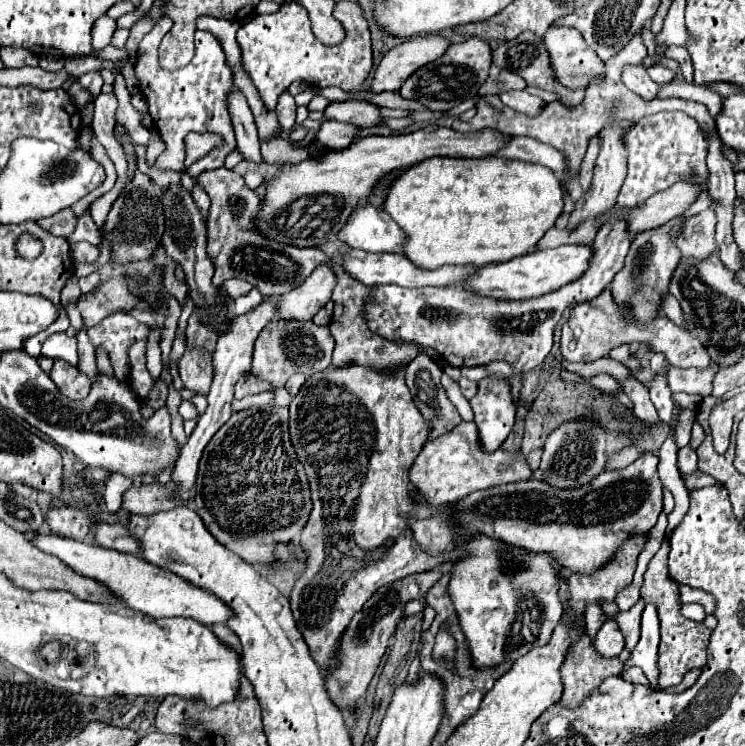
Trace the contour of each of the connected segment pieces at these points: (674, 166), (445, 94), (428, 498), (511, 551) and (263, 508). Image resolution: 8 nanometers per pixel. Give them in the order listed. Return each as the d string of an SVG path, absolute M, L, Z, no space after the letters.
M655 113L643 117L637 127L627 133L627 151L629 151L629 173L617 197L617 203L623 207L637 207L641 201L647 201L651 195L665 191L677 181L685 181L695 173L699 179L707 179L707 143L703 139L701 127L689 115L675 113Z
M467 39L463 43L453 43L439 59L427 63L425 67L419 67L411 77L407 77L407 81L399 89L399 95L403 99L419 101L431 111L449 111L455 105L477 97L479 87L489 77L489 67L491 67L489 43L483 43L481 39Z
M461 421L459 427L455 427L447 435L431 439L423 445L421 453L409 467L409 481L423 495L425 503L439 507L445 503L453 503L479 489L531 479L531 473L533 471L521 451L509 453L499 448L499 451L491 455L483 455L483 451L479 451L479 435L475 431L475 423Z
M475 537L471 543L463 545L467 557L453 563L449 595L453 599L455 611L461 621L461 629L469 641L469 649L473 649L473 663L477 667L493 667L507 659L519 659L529 653L533 647L547 645L553 629L557 627L563 607L559 603L559 565L549 555L533 555L523 549L515 549L507 543L493 543L489 537Z
M269 405L233 413L203 451L195 491L195 511L223 547L251 565L273 565L275 545L297 541L313 509L305 467L291 445L289 409Z

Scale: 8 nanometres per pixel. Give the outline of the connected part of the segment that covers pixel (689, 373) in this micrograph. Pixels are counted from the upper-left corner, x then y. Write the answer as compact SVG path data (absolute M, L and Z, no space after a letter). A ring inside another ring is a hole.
M715 363L707 369L677 369L671 367L667 371L667 383L671 385L673 393L697 393L701 397L709 397L713 389L713 377L719 371Z

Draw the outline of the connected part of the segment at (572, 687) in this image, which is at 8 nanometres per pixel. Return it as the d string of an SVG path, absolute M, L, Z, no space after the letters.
M585 621L579 623L583 625L583 635L577 639L579 643L569 647L565 663L561 665L561 679L565 685L561 703L567 707L575 707L603 679L619 673L619 659L599 655L591 637L587 635Z

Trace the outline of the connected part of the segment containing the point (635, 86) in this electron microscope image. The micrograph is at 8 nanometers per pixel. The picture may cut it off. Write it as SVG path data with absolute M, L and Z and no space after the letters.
M641 65L627 67L627 71L623 71L623 83L645 101L657 99L659 85L655 81L651 81L651 77L647 75L647 71Z

